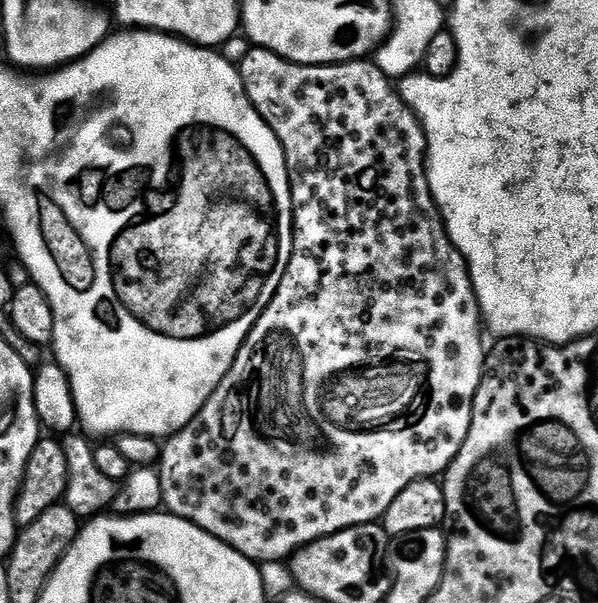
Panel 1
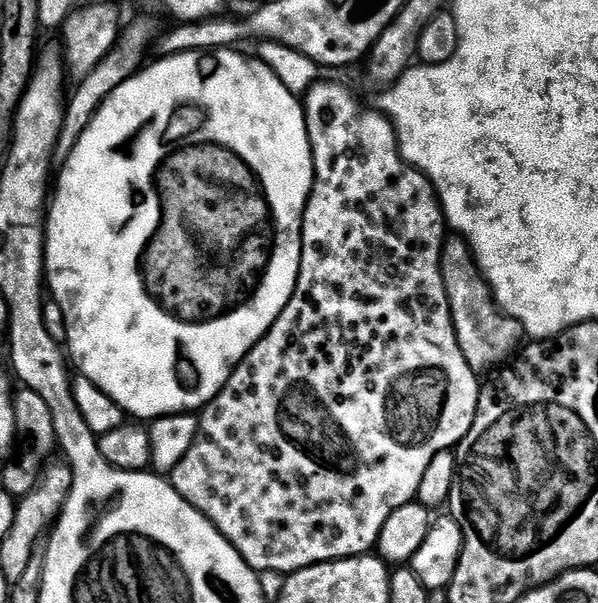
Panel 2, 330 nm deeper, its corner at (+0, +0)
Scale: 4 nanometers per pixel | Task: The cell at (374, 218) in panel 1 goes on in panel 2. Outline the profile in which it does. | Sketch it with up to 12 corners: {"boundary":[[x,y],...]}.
{"boundary":[[340,84],[282,314],[170,483],[363,556],[470,430],[436,189]]}

